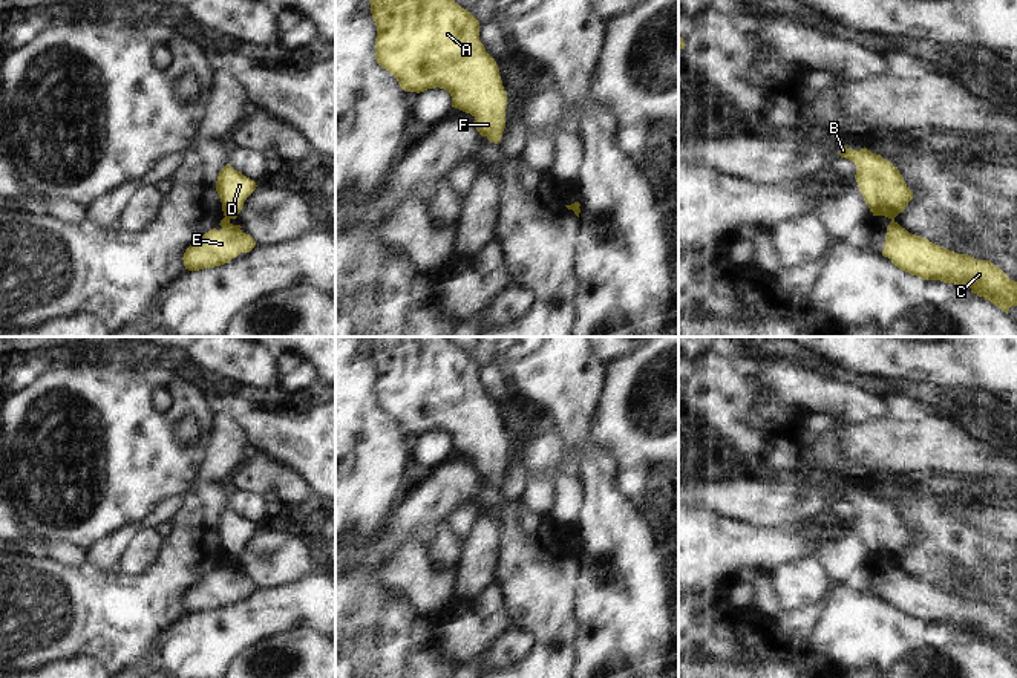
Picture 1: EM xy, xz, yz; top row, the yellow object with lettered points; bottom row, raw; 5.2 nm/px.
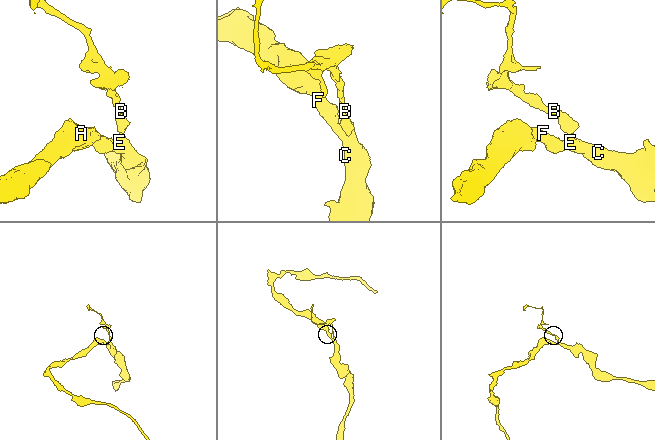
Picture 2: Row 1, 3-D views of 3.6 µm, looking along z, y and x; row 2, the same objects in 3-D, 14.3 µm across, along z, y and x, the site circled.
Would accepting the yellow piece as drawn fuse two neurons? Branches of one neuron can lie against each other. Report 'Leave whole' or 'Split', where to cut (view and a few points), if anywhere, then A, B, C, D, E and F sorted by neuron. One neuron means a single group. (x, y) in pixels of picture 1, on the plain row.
Split. Split along xy (225, 559), (228, 562). Groups: A C E F / B D

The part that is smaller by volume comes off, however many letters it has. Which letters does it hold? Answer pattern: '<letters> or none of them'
B, D

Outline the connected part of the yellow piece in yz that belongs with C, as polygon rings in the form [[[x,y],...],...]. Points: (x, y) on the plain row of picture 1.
[[[894,562],[887,569],[882,598],[899,612],[922,623],[968,627],[971,635],[989,643],[1006,657],[1011,649],[1017,649],[1017,624],[1011,623],[999,609],[910,577]]]

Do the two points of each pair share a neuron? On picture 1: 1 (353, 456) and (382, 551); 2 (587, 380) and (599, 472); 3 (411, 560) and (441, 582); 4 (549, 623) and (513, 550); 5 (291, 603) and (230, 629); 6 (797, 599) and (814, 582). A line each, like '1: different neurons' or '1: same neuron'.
1: different neurons
2: same neuron
3: same neuron
4: same neuron
5: same neuron
6: same neuron

